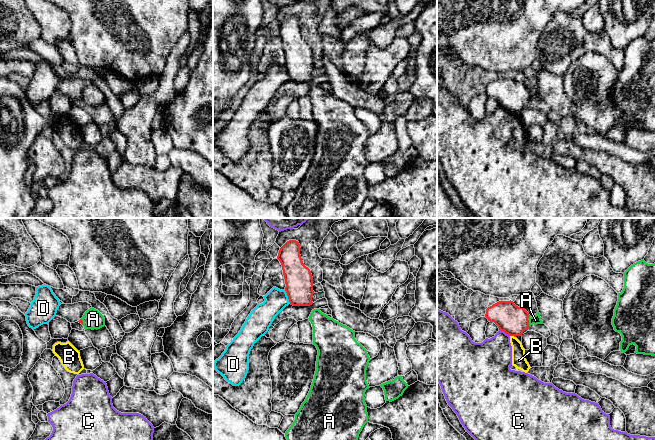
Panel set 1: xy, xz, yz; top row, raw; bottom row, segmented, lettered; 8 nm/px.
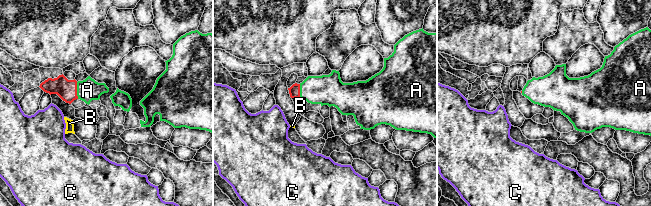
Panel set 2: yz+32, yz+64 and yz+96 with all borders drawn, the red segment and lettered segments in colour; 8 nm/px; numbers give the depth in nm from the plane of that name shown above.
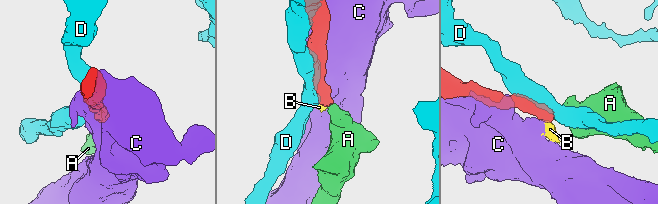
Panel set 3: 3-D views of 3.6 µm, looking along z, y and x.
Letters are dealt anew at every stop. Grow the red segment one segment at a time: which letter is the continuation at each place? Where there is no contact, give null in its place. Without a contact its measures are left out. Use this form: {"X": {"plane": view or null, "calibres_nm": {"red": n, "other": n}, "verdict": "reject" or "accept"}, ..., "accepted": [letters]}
{"A": {"plane": "yz", "calibres_nm": {"red": 240, "other": 70}, "verdict": "accept"}, "B": {"plane": "yz", "calibres_nm": {"red": 240, "other": 110}, "verdict": "reject"}, "C": {"plane": "yz", "calibres_nm": {"red": 240, "other": 320}, "verdict": "reject"}, "D": {"plane": "xz", "calibres_nm": {"red": 220, "other": 180}, "verdict": "reject"}, "accepted": ["A"]}

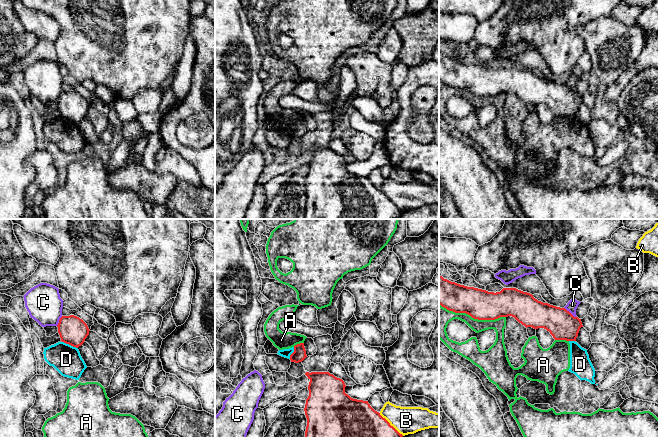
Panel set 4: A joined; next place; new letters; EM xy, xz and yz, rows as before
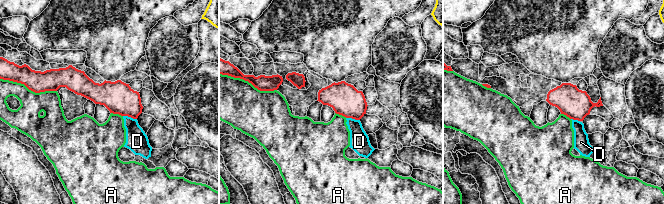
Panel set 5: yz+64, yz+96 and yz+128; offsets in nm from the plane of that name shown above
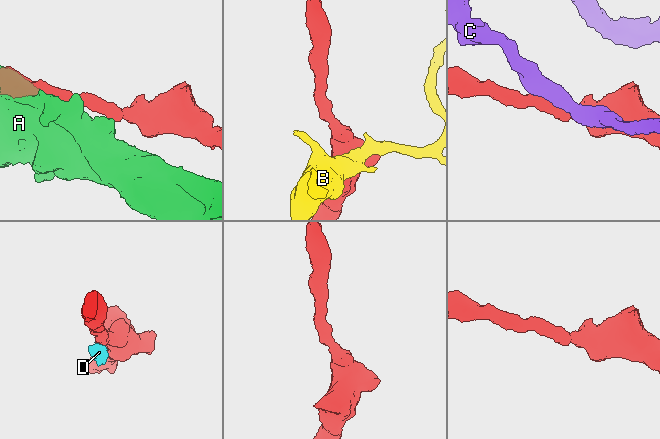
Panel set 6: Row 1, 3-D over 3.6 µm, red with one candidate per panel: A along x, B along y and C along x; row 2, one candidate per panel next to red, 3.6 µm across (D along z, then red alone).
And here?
{"A": {"plane": "yz", "calibres_nm": {"red": 240, "other": 150}, "verdict": "reject"}, "B": {"plane": "xz", "calibres_nm": {"red": 500, "other": 220}, "verdict": "reject"}, "C": {"plane": "yz", "calibres_nm": {"red": 240, "other": 90}, "verdict": "reject"}, "D": {"plane": "xy", "calibres_nm": {"red": 220, "other": 240}, "verdict": "reject"}, "accepted": []}

